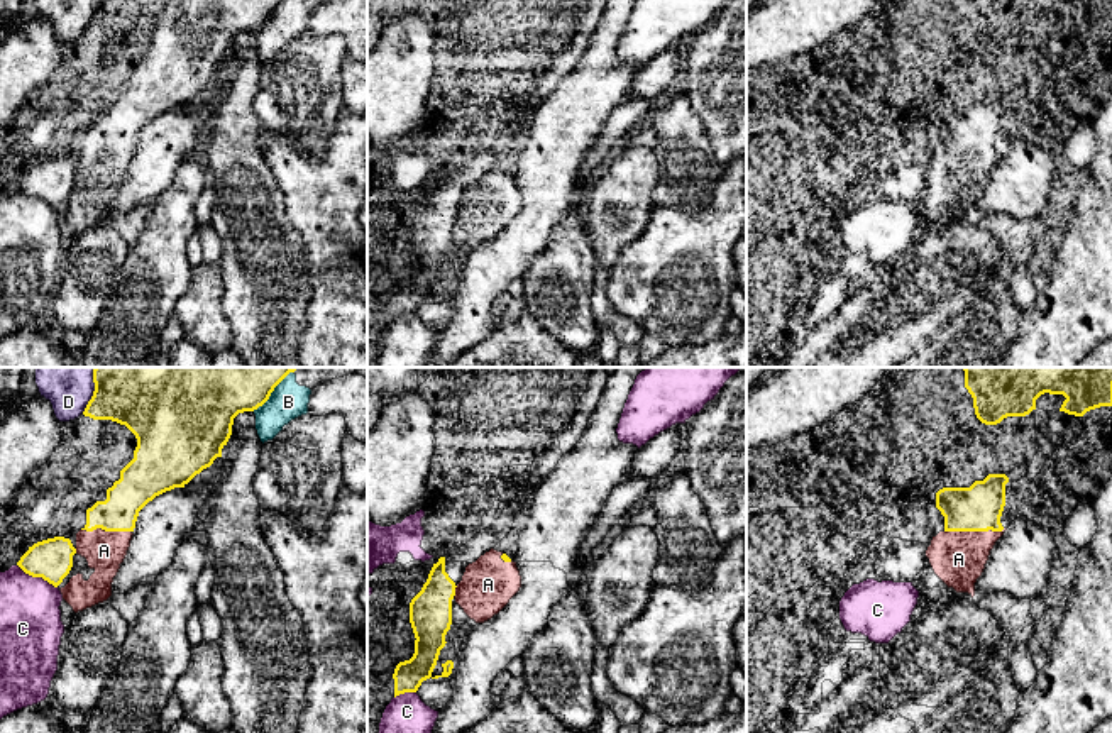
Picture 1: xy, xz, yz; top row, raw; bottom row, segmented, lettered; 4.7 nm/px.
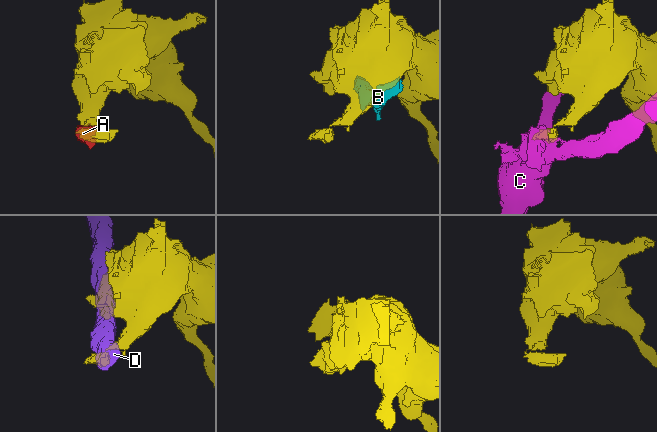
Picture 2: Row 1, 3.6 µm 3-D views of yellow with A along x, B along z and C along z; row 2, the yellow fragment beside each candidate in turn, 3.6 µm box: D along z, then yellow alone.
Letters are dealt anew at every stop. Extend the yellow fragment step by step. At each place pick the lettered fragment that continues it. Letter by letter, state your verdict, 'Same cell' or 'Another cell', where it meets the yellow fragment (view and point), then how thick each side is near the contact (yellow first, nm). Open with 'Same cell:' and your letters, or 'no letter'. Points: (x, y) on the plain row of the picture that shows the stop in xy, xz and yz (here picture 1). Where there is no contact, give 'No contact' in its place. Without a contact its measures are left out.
Same cell: A
A: Same cell. Touches yellow at yz (974, 151). Thickness 220 nm (yellow) against 260 nm
B: Another cell. Touches yellow at xy (269, 16). Thickness 220 nm (yellow) against 170 nm
C: Another cell. Touches yellow at xy (38, 197). Thickness 200 nm (yellow) against 300 nm
D: Another cell. Touches yellow at xy (92, 17). Thickness 260 nm (yellow) against 180 nm

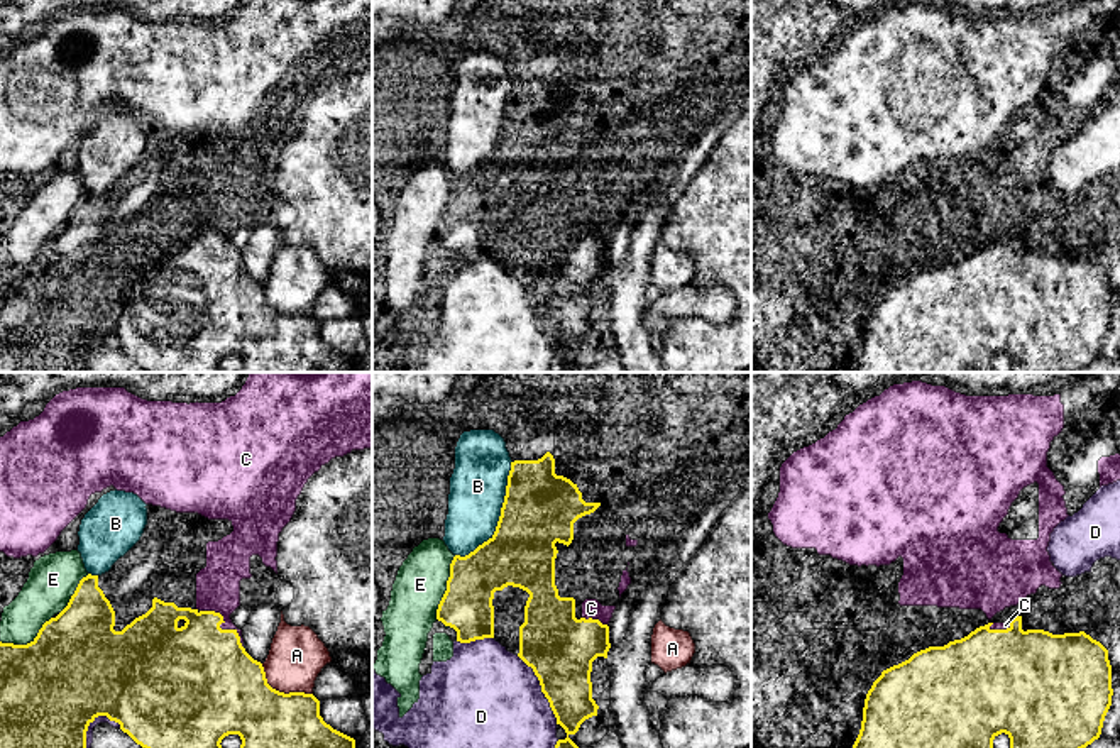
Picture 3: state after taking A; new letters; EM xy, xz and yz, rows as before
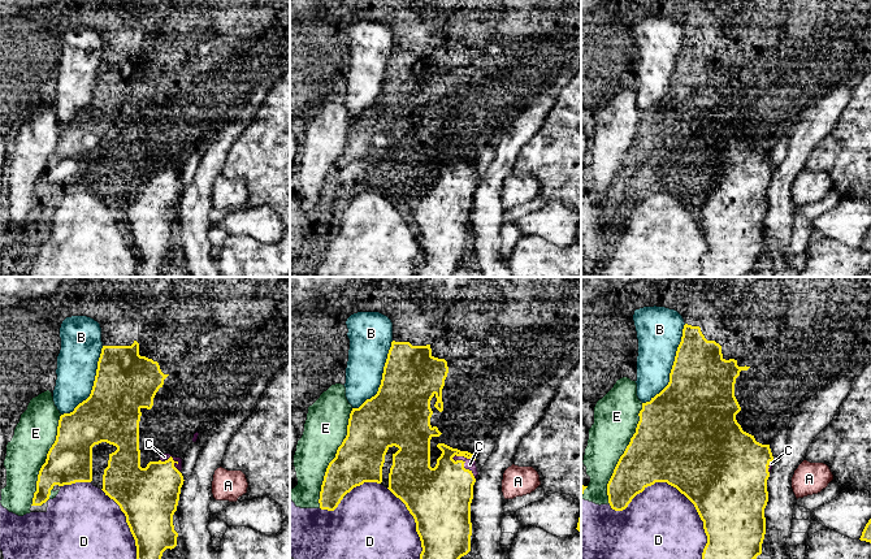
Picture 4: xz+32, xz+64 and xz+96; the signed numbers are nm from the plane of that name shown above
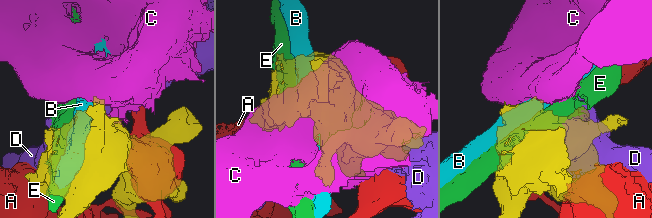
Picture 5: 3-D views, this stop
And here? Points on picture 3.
Same cell: no letter
A: Another cell. Touches yellow at xy (281, 313). Thickness 420 nm (yellow) against 260 nm
B: Another cell. Touches yellow at xz (499, 137). Thickness 360 nm (yellow) against 280 nm
C: Another cell. Touches yellow at xy (219, 247). Thickness 500 nm (yellow) against 200 nm
D: Another cell. Touches yellow at xz (542, 310). Thickness 320 nm (yellow) against 500 nm
E: Another cell. Touches yellow at xz (447, 208). Thickness 240 nm (yellow) against 240 nm

